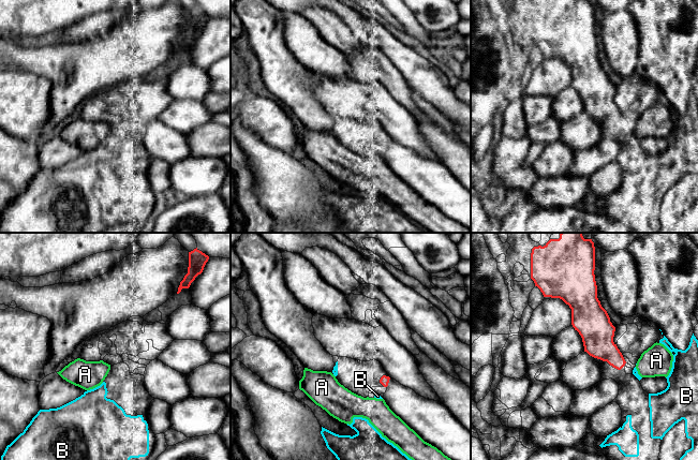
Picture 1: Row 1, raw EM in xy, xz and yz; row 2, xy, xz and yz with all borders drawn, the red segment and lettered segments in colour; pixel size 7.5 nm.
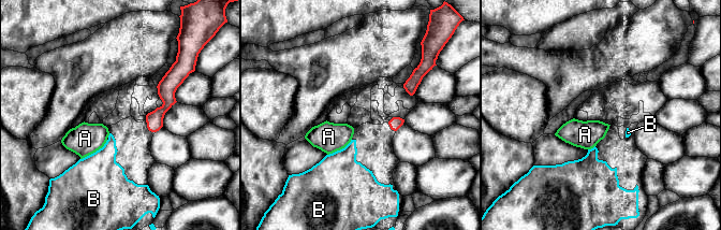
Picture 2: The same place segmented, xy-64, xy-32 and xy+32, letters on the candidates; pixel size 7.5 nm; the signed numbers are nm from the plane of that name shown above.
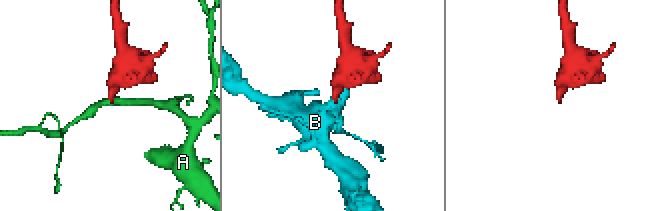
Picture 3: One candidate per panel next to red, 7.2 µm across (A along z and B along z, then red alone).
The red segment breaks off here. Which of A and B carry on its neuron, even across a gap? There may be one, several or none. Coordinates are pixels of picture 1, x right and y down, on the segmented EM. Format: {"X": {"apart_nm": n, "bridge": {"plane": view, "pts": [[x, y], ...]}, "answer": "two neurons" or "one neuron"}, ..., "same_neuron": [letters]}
{"A": {"apart_nm": 80, "bridge": {"plane": "yz", "pts": [[625, 362], [636, 365]]}, "answer": "two neurons"}, "B": {"apart_nm": 80, "bridge": {"plane": "xz", "pts": [[384, 386], [379, 395]]}, "answer": "one neuron"}, "same_neuron": ["B"]}

